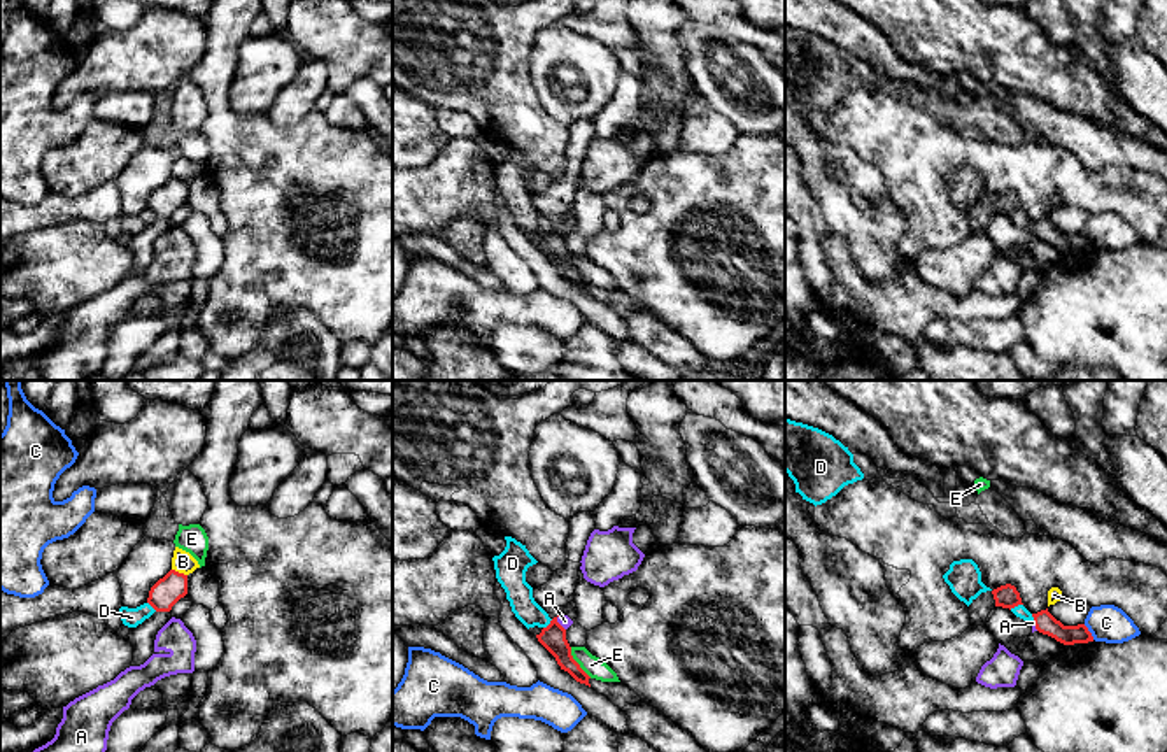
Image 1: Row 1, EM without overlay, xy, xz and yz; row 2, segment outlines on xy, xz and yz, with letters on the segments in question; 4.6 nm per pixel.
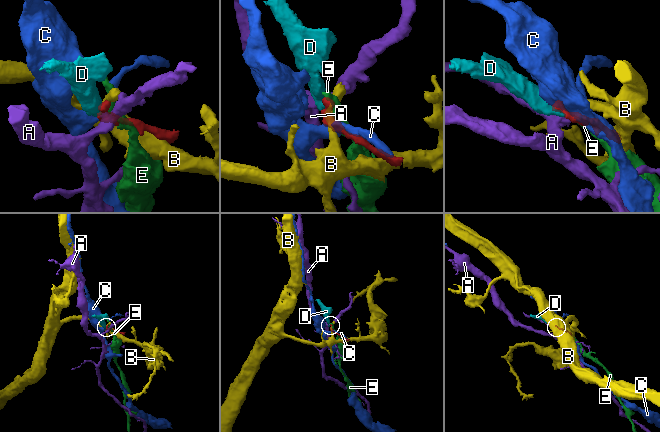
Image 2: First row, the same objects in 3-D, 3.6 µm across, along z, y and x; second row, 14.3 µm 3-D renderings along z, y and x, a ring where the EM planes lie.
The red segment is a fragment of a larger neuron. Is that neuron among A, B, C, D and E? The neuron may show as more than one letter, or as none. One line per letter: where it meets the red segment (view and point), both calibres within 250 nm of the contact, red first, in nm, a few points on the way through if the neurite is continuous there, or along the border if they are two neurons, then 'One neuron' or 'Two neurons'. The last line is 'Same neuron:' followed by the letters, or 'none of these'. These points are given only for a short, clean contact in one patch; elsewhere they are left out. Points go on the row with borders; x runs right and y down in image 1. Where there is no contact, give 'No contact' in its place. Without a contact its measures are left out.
A: Touches red at xz (558, 623). Thickness 120 nm (red) against 60 nm. Boundary: xz (558, 616), (565, 630). Two neurons
B: Touches red at xy (177, 572). Thickness 140 nm (red) against 100 nm. Two neurons
C: Touches red at yz (1089, 631). Thickness 100 nm (red) against 170 nm. Boundary: yz (1083, 624), (1094, 638). Two neurons
D: Touches red at yz (1015, 605). Thickness 110 nm (red) against 60 nm. Path across: yz (1006, 596), (1015, 605), (1020, 610). One neuron
E: Touches red at xz (577, 663). Thickness 120 nm (red) against 90 nm. Two neurons
Same neuron: D

